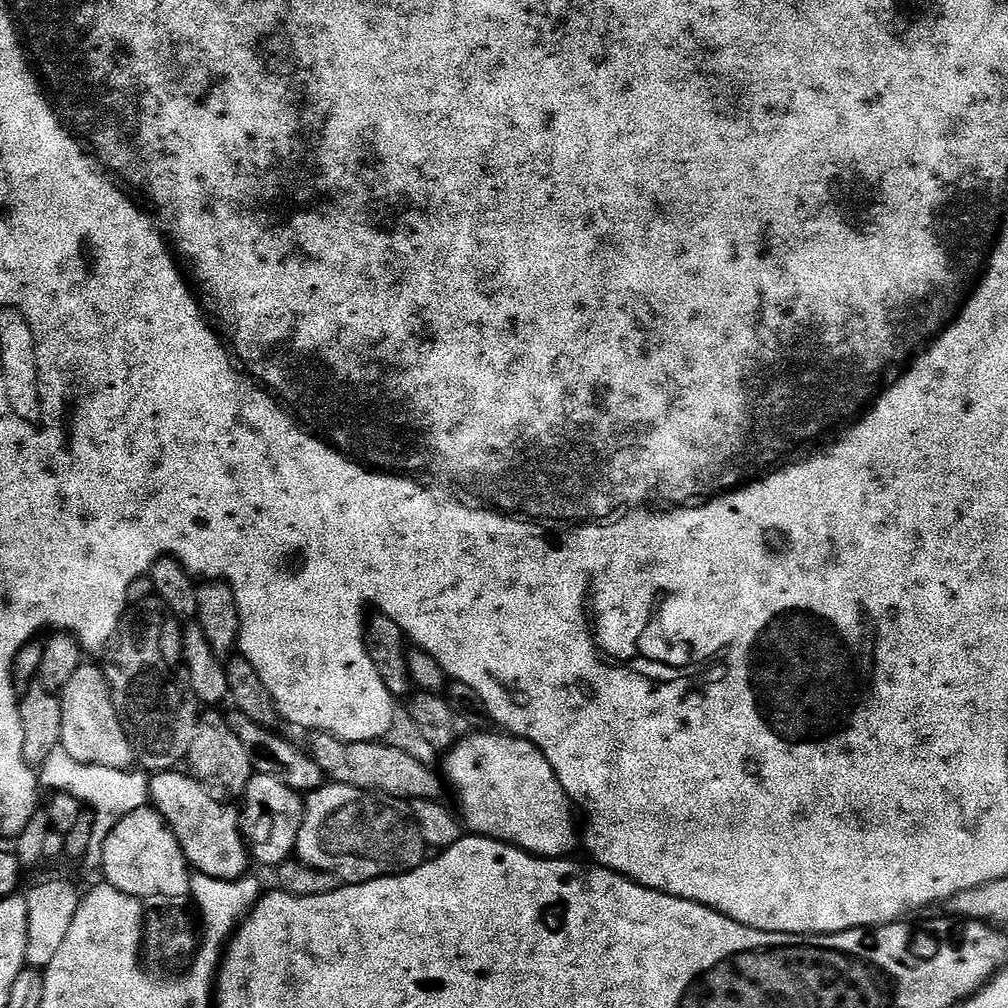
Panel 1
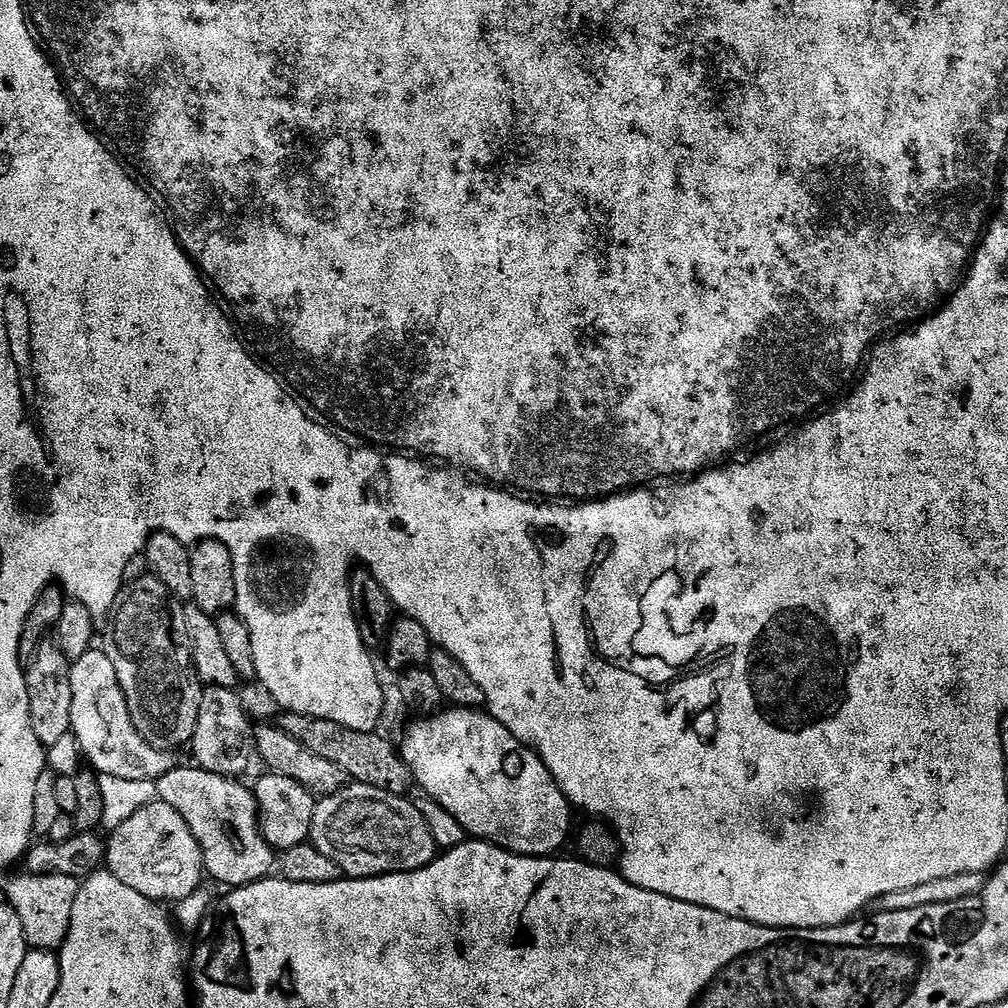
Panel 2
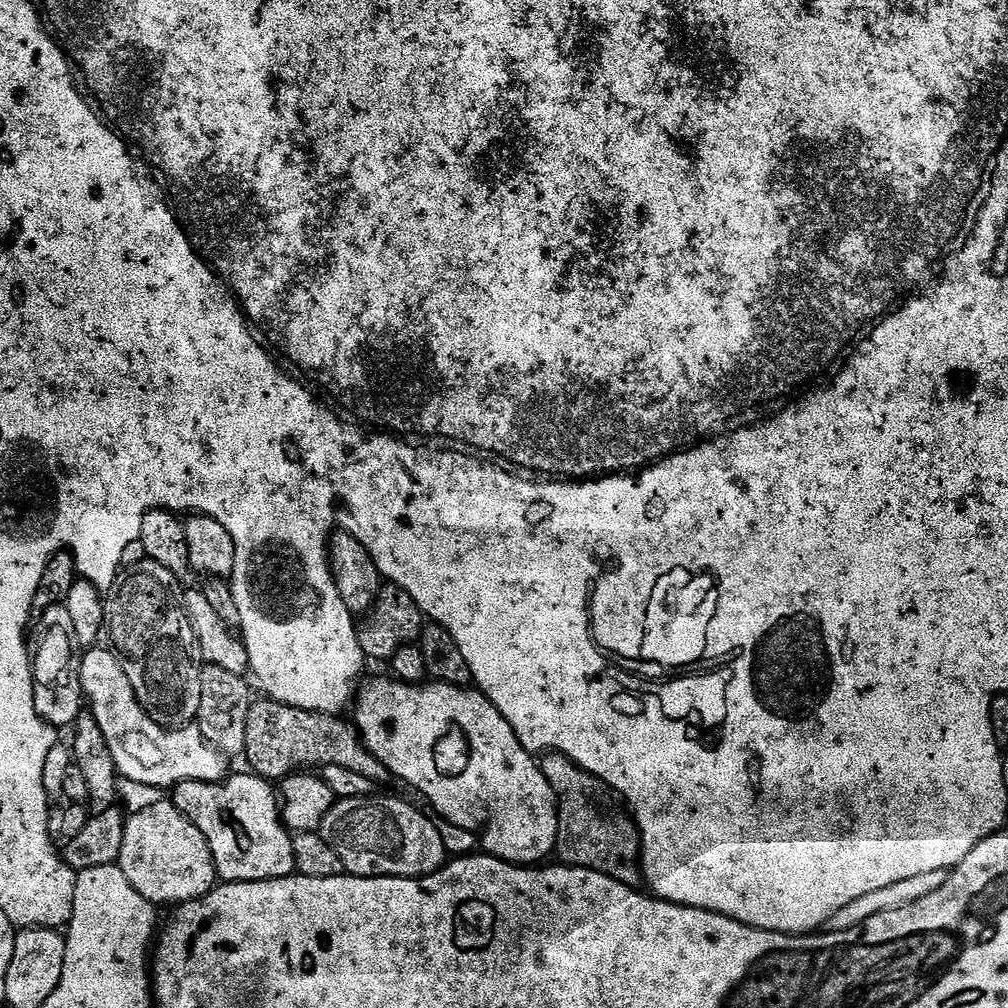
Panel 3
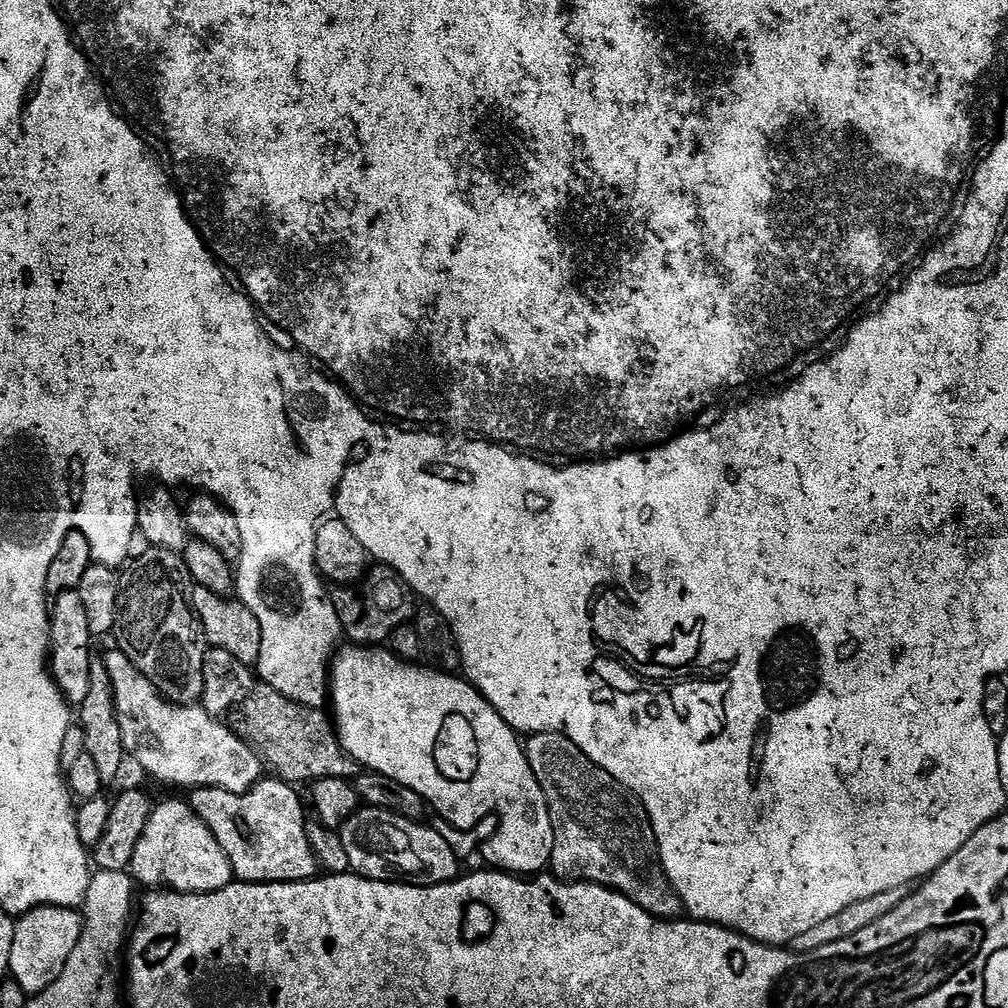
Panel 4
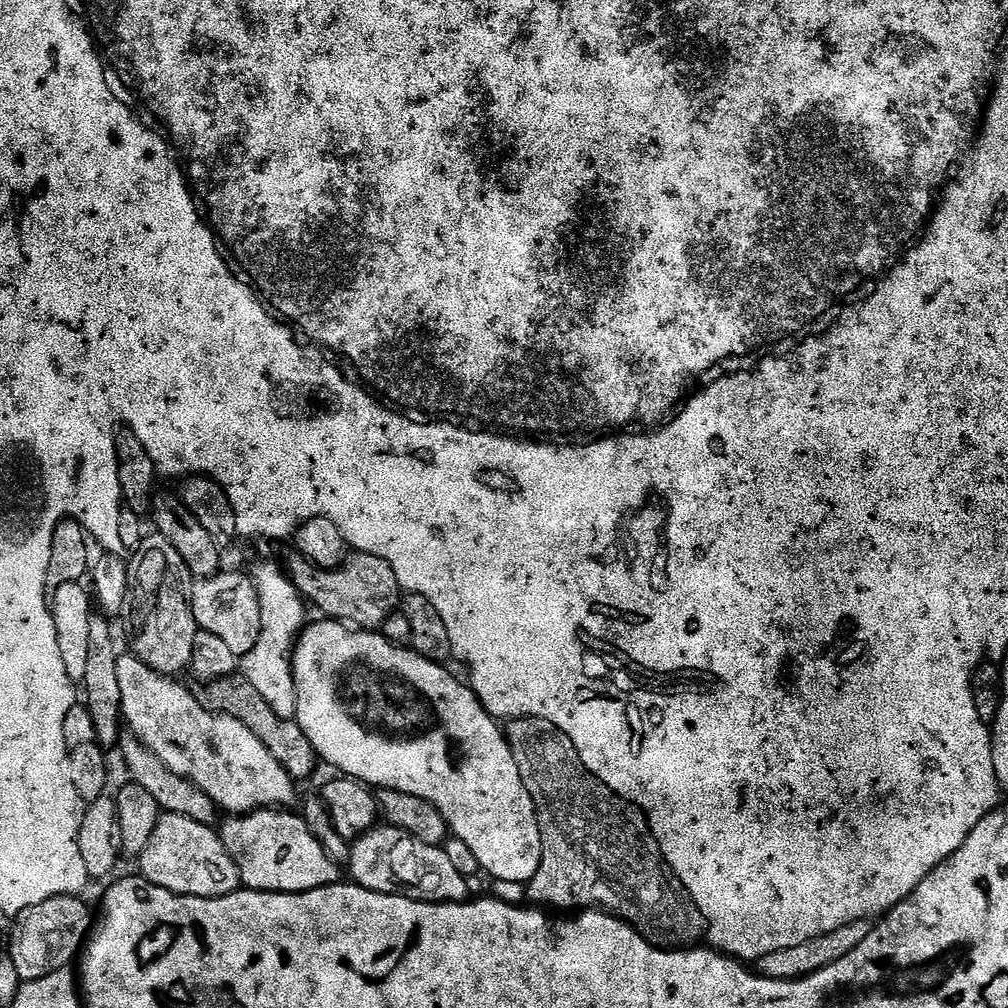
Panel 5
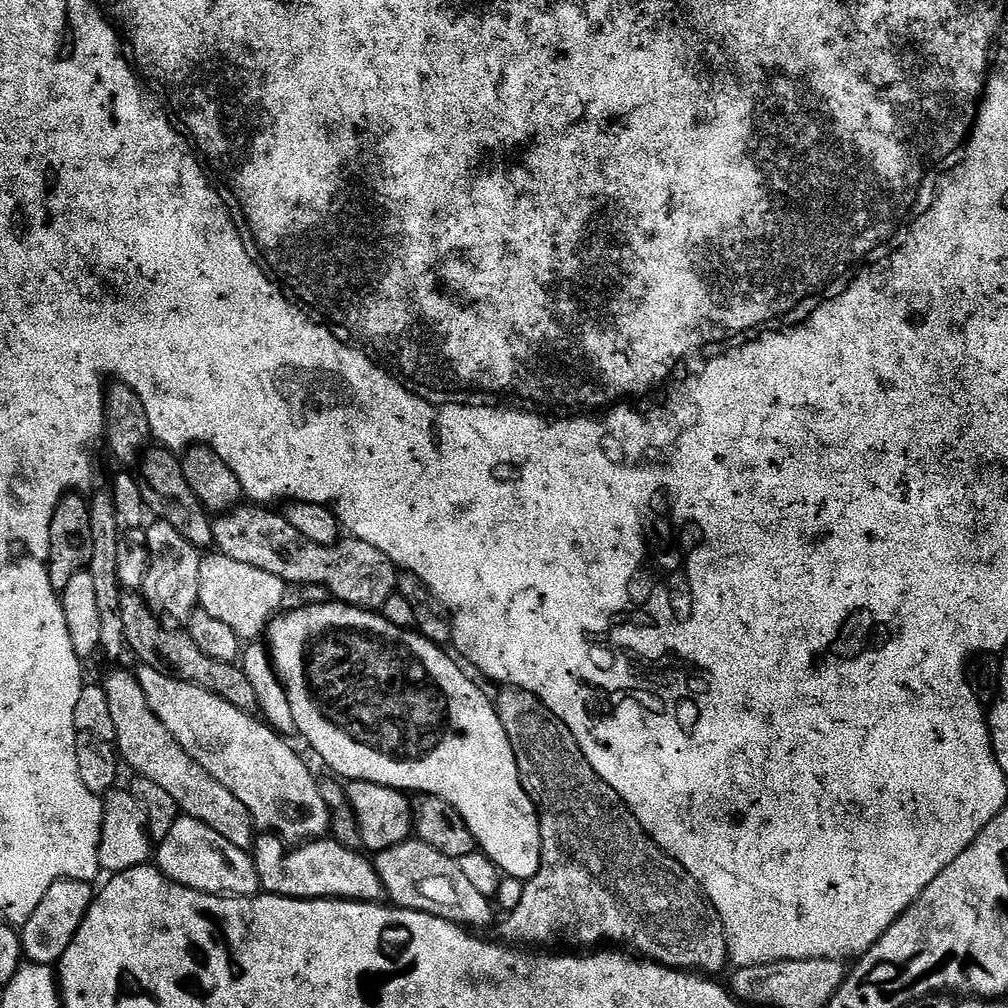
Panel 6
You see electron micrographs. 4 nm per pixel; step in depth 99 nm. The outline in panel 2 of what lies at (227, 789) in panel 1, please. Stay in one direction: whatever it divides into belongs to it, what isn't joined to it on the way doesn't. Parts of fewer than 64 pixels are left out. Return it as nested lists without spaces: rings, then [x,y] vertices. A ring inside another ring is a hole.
[[[205,687],[200,693],[200,705],[198,706],[198,726],[192,735],[190,751],[199,767],[207,772],[213,772],[219,776],[230,776],[233,778],[243,777],[243,772],[254,764],[254,724],[248,721],[248,712],[244,709],[242,701],[236,697],[237,693],[230,688]]]

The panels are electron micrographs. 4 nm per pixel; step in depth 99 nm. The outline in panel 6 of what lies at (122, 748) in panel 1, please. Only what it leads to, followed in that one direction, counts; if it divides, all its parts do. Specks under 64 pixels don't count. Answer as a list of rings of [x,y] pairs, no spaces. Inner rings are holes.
[[[141,667],[139,671],[135,673],[136,681],[142,688],[142,694],[146,696],[150,710],[154,710],[162,726],[166,726],[166,730],[174,734],[174,738],[184,747],[186,754],[190,754],[190,758],[194,758],[198,766],[206,770],[206,774],[218,778],[218,782],[222,782],[222,786],[226,786],[226,790],[230,790],[230,794],[234,794],[234,798],[238,798],[238,802],[246,806],[257,829],[275,834],[285,842],[307,842],[329,835],[332,812],[328,809],[311,770],[304,765],[303,758],[288,745],[291,743],[285,737],[272,731],[267,723],[261,722],[255,715],[230,706],[230,702],[222,702],[222,698],[198,686],[190,686],[153,668]]]

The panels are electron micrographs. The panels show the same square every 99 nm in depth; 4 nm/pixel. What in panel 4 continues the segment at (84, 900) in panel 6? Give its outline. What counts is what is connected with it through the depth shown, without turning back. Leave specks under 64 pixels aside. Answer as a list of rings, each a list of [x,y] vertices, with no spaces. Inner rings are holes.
[[[35,908],[16,920],[8,970],[11,979],[24,991],[25,996],[31,998],[42,990],[51,989],[66,966],[66,958],[74,954],[74,946],[78,946],[83,929],[84,917],[75,908]]]

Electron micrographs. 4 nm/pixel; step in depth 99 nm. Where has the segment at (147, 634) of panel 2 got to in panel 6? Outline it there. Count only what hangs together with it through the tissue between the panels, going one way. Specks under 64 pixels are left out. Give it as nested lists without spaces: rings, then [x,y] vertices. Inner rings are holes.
[[[156,520],[152,525],[149,523],[147,530],[148,569],[144,575],[142,589],[144,600],[161,618],[167,618],[172,622],[187,621],[188,617],[197,611],[200,602],[198,570],[202,559],[201,549],[186,542],[186,538],[182,538],[182,534],[178,534],[178,530],[174,530],[174,526],[170,526],[165,520]]]

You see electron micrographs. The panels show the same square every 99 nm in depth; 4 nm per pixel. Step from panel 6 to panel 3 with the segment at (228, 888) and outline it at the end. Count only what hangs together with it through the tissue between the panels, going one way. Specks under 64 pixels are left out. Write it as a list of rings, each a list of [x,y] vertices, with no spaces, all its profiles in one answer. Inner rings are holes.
[[[168,798],[125,819],[118,871],[130,878],[130,886],[134,886],[142,898],[157,906],[185,904],[187,900],[204,896],[218,884],[216,863],[206,838],[202,838],[202,830],[183,816]]]

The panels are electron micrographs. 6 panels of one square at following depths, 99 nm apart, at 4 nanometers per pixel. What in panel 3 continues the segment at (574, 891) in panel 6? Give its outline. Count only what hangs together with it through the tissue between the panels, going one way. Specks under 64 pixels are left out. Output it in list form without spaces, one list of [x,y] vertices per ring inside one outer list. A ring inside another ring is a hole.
[[[560,752],[547,753],[539,765],[556,795],[560,821],[555,855],[560,856],[559,863],[569,868],[589,868],[623,884],[639,885],[642,880],[640,830],[618,803],[612,789]]]

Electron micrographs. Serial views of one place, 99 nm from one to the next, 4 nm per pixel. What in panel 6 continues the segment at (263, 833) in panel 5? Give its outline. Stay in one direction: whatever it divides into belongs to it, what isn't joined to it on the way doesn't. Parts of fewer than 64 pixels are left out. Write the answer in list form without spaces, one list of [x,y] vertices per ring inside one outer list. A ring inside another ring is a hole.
[[[257,835],[254,859],[261,889],[274,896],[289,896],[295,900],[361,900],[367,904],[383,901],[386,893],[375,863],[363,851],[355,852],[332,839],[310,840],[288,853],[284,852],[286,844],[279,836]]]

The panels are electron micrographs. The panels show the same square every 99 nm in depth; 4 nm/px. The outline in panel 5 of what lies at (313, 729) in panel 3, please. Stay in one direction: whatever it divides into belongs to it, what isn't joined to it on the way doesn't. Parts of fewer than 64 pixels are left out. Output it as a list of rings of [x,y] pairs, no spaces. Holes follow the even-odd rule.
[[[233,674],[226,678],[207,681],[206,688],[208,688],[207,707],[213,712],[233,716],[235,720],[242,721],[284,763],[284,768],[291,773],[293,780],[303,782],[315,770],[316,762],[318,764],[318,751],[312,745],[308,733],[304,732],[295,719],[272,708],[270,702],[262,694],[258,694],[254,682],[250,682],[242,674]]]

